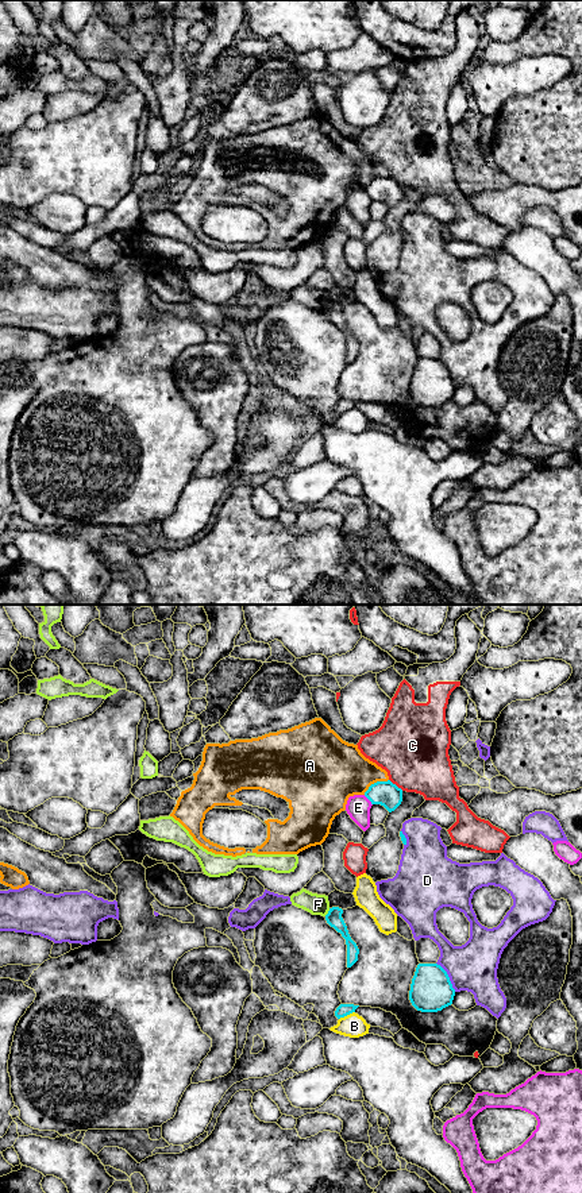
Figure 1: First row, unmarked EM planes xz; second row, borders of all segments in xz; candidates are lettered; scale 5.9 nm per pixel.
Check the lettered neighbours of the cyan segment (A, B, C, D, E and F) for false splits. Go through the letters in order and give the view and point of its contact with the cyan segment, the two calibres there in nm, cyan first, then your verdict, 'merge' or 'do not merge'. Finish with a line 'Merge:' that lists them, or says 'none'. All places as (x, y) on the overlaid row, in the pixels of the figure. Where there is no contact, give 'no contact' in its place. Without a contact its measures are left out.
A: meets cyan in xz at (374, 783); 150 nm thick on the cyan side, 360 nm on the other; do not merge
B: meets cyan in xz at (346, 1015); 80 nm thick on the cyan side, 140 nm on the other; do not merge
C: meets cyan in xz at (394, 784); 150 nm thick on the cyan side, 420 nm on the other; do not merge
D: meets cyan in xz at (448, 977); 260 nm thick on the cyan side, 280 nm on the other; do not merge
E: meets cyan in xz at (369, 799); 150 nm thick on the cyan side, 140 nm on the other; do not merge
F: meets cyan in xz at (328, 912); 100 nm thick on the cyan side, 130 nm on the other; do not merge
Merge: none

